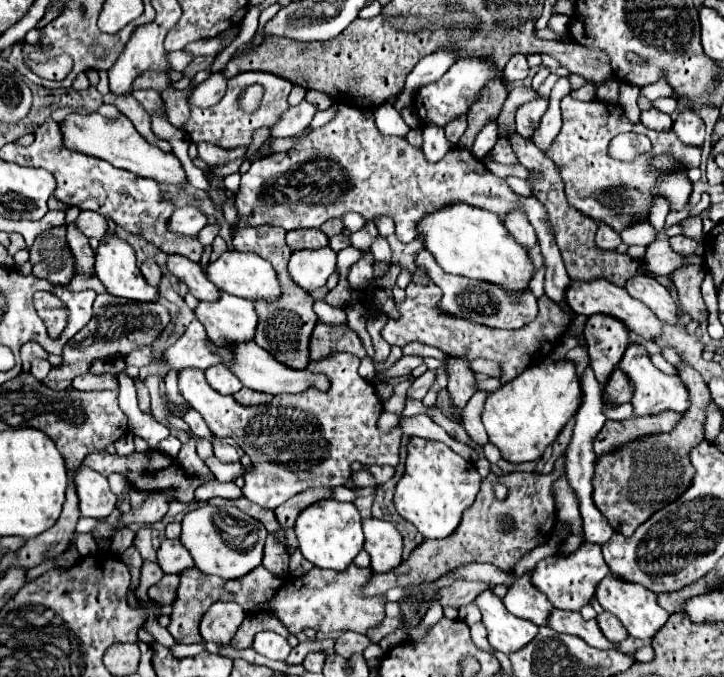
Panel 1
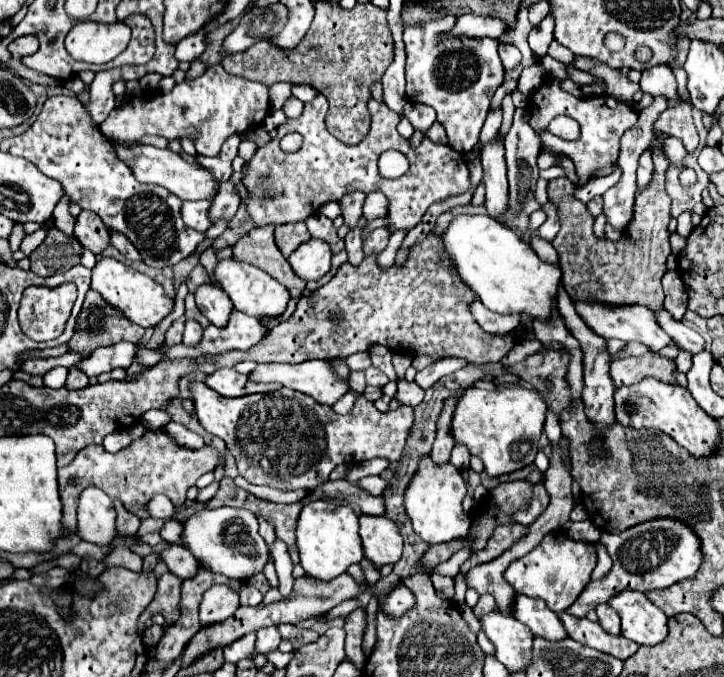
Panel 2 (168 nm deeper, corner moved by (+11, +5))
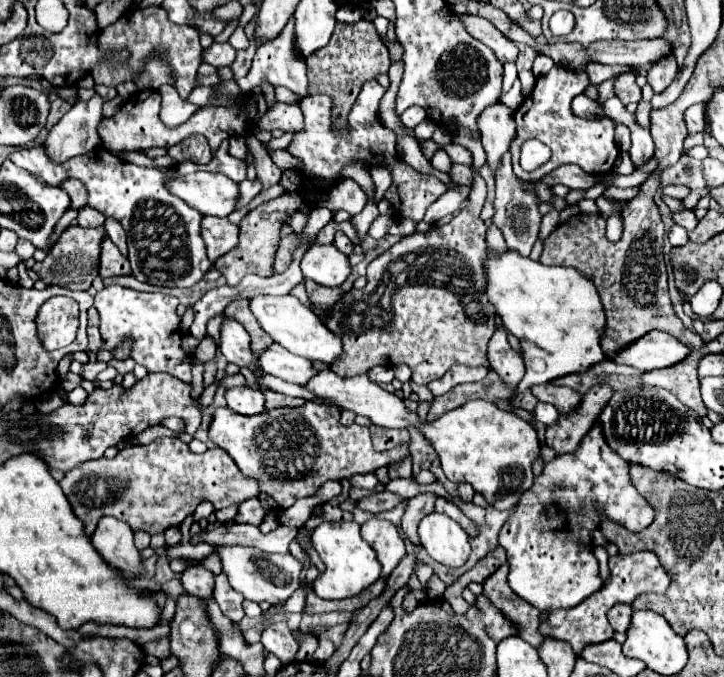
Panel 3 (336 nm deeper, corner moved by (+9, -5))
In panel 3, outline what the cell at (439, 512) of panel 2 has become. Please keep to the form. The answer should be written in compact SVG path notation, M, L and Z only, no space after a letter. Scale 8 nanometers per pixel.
M432 512L418 526L422 546L436 562L448 568L460 568L470 556L468 534L446 514Z

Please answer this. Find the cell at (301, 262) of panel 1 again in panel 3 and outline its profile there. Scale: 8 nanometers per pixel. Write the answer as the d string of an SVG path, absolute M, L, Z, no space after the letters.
M314 244L302 258L302 274L320 286L342 286L350 276L352 266L348 256L342 254L334 244Z

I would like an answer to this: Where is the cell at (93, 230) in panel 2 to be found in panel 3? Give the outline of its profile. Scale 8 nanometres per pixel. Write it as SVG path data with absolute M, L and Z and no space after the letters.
M106 238L102 244L102 256L100 256L100 276L124 276L132 274L130 262L120 254L120 250Z

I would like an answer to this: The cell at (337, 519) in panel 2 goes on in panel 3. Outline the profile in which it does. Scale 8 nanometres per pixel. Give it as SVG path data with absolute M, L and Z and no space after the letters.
M322 522L312 532L312 544L320 556L320 560L326 564L326 570L316 578L314 592L316 596L324 600L344 600L358 596L362 590L366 590L370 584L374 584L380 578L380 562L376 558L376 552L364 542L360 536L360 524L358 522Z

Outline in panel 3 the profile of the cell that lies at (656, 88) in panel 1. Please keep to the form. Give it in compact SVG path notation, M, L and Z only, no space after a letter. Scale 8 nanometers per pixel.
M668 54L666 58L652 64L652 68L648 72L648 84L654 88L654 92L662 92L664 88L668 88L672 84L676 72L678 72L676 58L674 58L674 54Z

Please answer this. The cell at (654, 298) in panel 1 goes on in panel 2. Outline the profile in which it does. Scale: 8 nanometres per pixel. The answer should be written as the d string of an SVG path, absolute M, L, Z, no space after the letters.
M662 306L660 310L656 310L654 316L656 316L658 326L660 326L660 328L672 338L672 342L678 344L680 348L688 350L690 354L696 354L696 352L700 352L700 350L704 348L704 338L702 338L698 332L694 332L692 328L688 328L684 322L674 320L674 316L672 316L664 306Z

